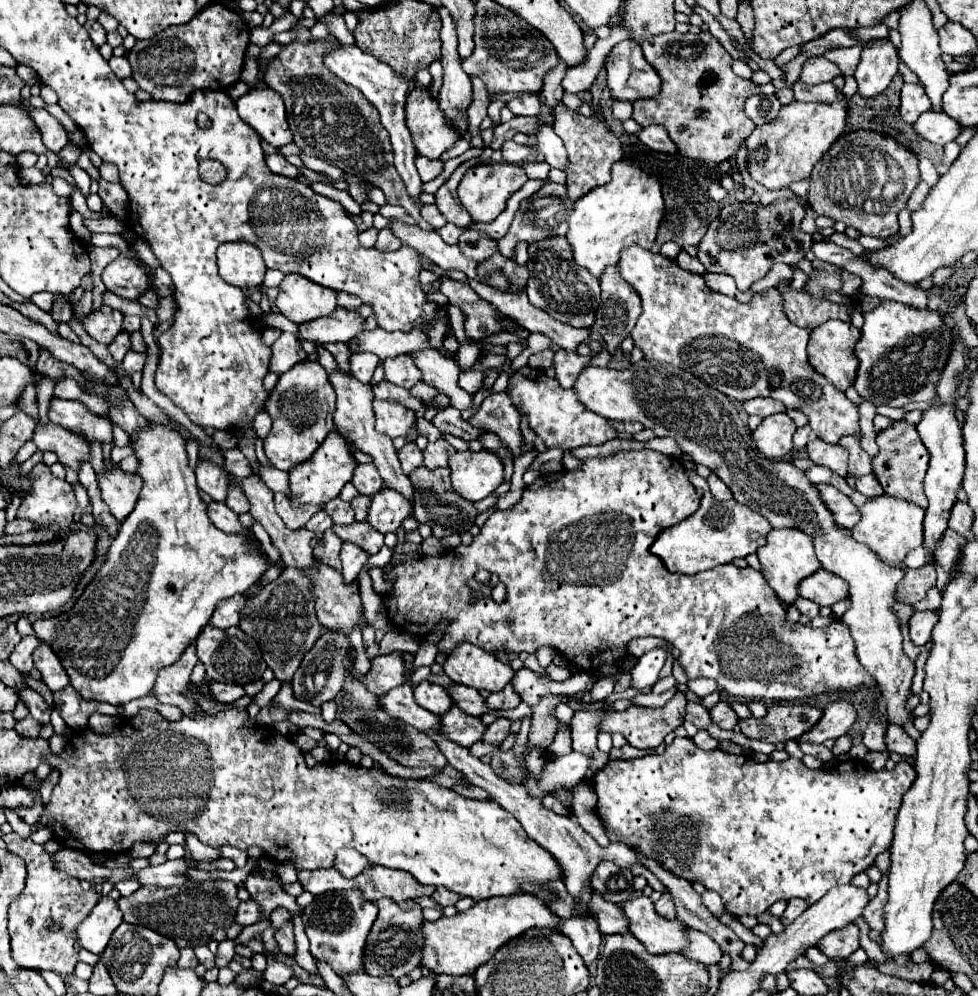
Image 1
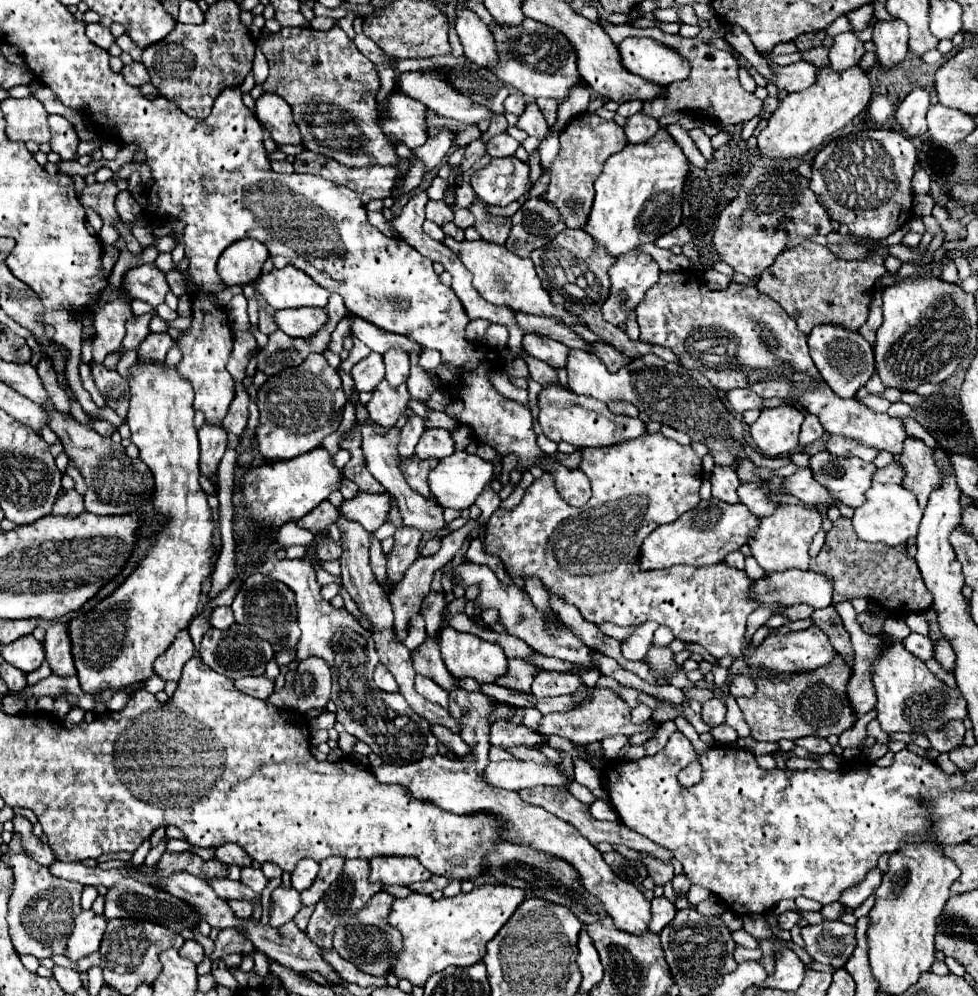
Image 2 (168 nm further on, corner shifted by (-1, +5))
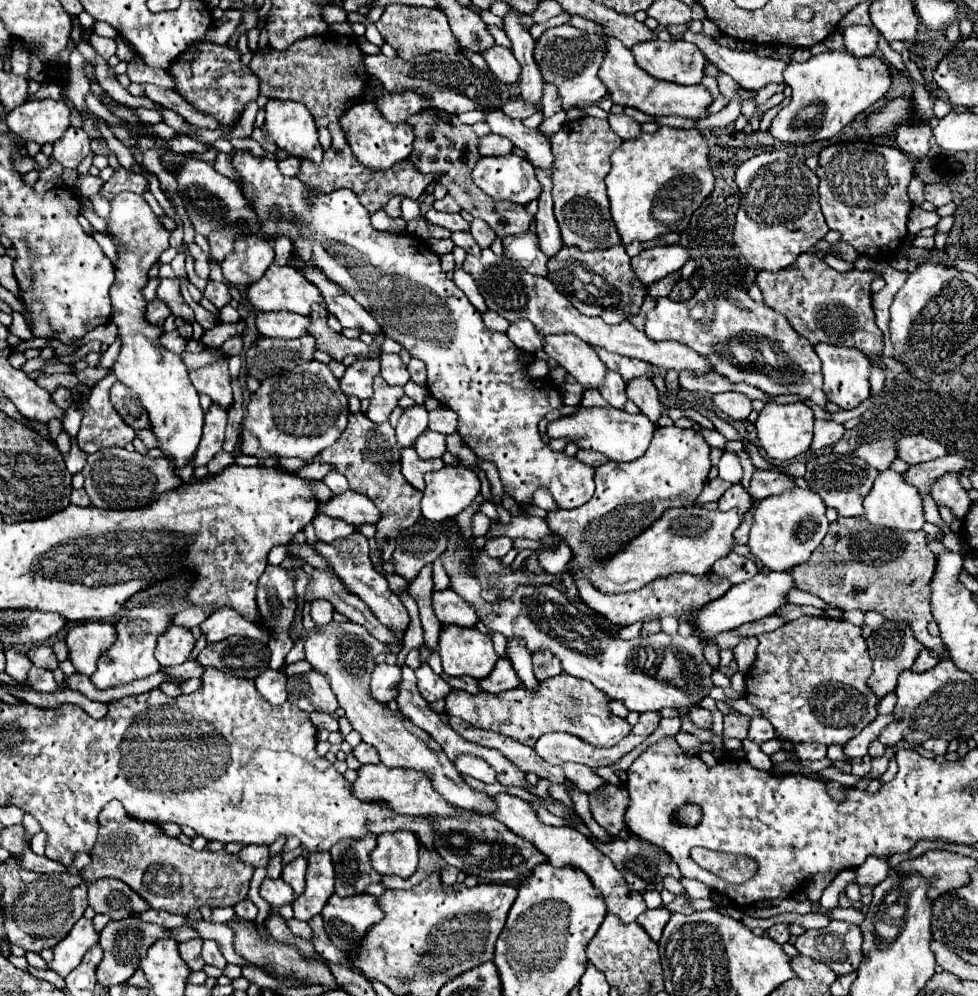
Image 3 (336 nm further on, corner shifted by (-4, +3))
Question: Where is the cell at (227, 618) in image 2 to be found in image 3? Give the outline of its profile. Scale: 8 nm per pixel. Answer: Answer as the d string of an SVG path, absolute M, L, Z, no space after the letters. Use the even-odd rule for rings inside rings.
M221 607L217 611L213 611L203 623L201 623L201 631L207 635L209 643L221 641L225 637L231 635L243 635L243 637L253 637L259 639L263 643L269 641L269 633L259 627L257 623L251 623L247 619L243 619L235 609L231 607Z

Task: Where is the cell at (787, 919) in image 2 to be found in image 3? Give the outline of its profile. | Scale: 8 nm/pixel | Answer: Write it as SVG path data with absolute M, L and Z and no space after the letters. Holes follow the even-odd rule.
M785 923L773 925L767 933L769 933L769 937L771 937L773 941L777 941L777 943L787 943L789 937L791 937L791 933L789 933L789 925L785 925Z

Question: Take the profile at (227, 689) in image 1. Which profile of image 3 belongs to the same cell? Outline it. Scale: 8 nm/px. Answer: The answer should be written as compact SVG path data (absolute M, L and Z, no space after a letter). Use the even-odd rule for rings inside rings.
M267 669L255 679L257 691L271 705L281 705L281 703L287 701L285 683L287 683L285 673L283 671L275 671L275 669Z

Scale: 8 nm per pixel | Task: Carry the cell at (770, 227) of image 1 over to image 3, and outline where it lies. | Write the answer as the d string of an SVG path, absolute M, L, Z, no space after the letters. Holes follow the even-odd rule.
M783 149L751 157L737 169L737 187L741 193L741 203L733 229L733 243L751 267L755 267L757 271L779 271L793 263L793 259L801 251L809 251L819 239L825 237L829 227L819 209L817 183L817 175L801 159L797 159L797 155L791 155Z

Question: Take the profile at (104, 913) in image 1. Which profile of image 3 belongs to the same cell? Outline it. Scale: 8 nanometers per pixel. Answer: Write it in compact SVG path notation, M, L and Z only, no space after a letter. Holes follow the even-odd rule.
M85 917L79 919L79 923L71 929L71 933L53 947L53 961L49 963L49 969L53 969L57 975L67 977L83 959L83 955L99 943L99 933L95 931L93 923Z

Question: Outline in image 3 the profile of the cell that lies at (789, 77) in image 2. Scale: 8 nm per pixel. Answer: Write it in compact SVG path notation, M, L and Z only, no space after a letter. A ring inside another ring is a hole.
M691 31L683 33L683 39L695 43L707 59L713 59L713 63L717 63L717 67L733 77L743 89L759 91L769 83L783 83L783 71L787 69L787 63L781 59L759 57L747 51L731 51L717 45L715 39Z

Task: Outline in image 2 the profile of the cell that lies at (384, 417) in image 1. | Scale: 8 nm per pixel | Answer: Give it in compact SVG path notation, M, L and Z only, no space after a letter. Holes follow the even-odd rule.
M380 381L378 387L372 393L372 399L368 401L368 413L374 423L382 427L392 427L402 417L402 411L408 407L410 395L406 389L406 383L398 387L390 387L388 381Z

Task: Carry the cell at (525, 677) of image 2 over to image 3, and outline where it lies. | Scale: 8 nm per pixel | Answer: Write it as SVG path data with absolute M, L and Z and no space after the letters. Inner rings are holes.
M503 657L497 661L497 671L493 671L493 675L489 675L489 679L481 679L479 685L487 693L501 693L501 691L521 687L521 681L517 679L517 673L513 671L513 665L509 663L509 659Z

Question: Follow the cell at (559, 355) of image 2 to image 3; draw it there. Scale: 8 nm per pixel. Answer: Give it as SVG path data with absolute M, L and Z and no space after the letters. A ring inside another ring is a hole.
M521 321L521 323L511 323L511 327L507 329L507 337L523 351L527 353L537 353L543 349L543 341L545 335L541 335L533 323L529 321Z

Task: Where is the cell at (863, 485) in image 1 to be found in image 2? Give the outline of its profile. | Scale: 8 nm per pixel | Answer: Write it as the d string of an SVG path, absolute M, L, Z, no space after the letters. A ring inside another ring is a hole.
M892 461L888 467L878 469L874 473L874 481L878 481L878 483L900 483L904 475L906 473L904 473L902 465L898 465L898 461Z

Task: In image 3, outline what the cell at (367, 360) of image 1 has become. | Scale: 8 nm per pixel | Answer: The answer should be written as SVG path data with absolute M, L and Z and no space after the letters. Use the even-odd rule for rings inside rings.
M357 359L347 367L345 375L339 379L345 395L353 395L359 399L373 397L373 379L379 375L381 365L379 359Z

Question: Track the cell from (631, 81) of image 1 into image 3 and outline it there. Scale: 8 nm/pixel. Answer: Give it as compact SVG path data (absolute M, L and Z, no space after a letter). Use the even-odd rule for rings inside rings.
M651 39L631 47L635 63L651 77L679 85L697 85L703 79L703 53L689 41Z

